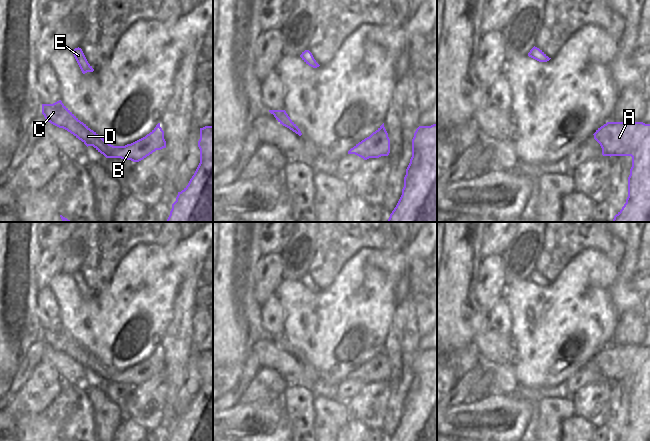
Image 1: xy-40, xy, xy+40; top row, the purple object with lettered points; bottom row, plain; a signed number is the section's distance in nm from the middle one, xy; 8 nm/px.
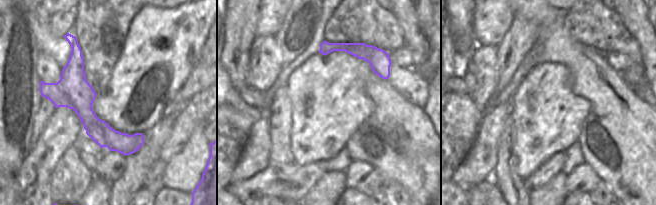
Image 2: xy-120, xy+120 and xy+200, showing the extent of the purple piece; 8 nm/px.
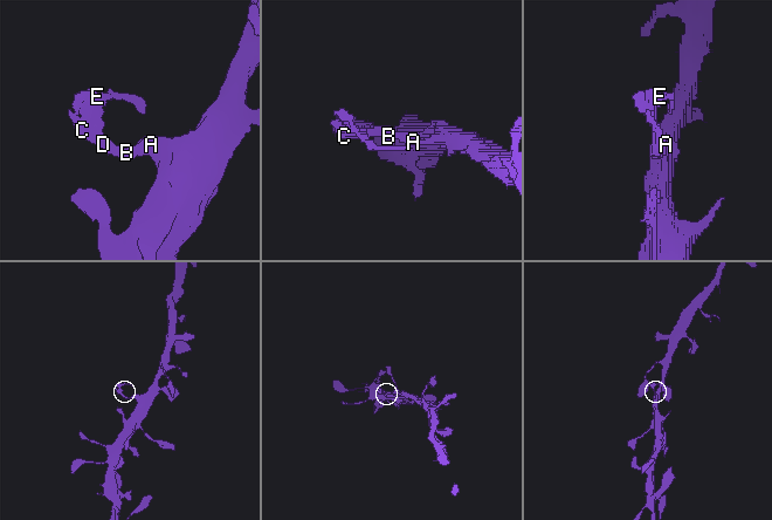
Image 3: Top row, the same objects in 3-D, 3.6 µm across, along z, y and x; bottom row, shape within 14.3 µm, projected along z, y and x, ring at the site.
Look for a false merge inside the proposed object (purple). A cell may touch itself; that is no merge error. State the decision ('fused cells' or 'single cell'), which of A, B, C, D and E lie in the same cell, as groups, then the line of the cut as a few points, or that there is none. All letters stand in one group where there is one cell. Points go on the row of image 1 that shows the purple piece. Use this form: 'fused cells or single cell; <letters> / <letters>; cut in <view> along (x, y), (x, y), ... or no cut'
fused cells; A / B C D E; cut in xy along (369, 136), (375, 141), (382, 155)

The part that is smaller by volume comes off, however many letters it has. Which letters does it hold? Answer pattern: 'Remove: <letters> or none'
Remove: B, C, D, E

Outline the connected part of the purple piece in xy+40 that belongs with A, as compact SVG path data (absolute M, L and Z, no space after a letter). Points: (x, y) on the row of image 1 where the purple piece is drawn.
M607 122L596 130L594 139L606 151L606 156L631 156L632 167L628 177L628 197L612 222L650 222L650 124L643 122Z

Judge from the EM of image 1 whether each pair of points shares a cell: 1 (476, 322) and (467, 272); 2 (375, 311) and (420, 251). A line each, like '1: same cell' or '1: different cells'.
1: same cell
2: same cell

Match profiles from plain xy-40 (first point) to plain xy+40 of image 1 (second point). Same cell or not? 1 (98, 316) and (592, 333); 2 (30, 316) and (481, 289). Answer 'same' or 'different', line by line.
1: same
2: different

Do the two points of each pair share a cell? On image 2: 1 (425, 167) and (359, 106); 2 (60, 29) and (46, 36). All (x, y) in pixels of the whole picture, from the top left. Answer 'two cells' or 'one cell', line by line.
1: two cells
2: two cells

